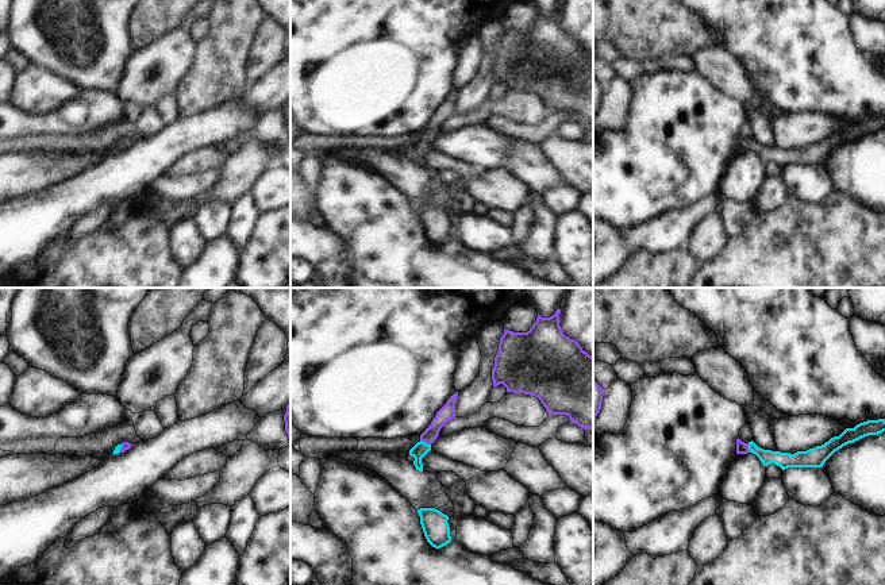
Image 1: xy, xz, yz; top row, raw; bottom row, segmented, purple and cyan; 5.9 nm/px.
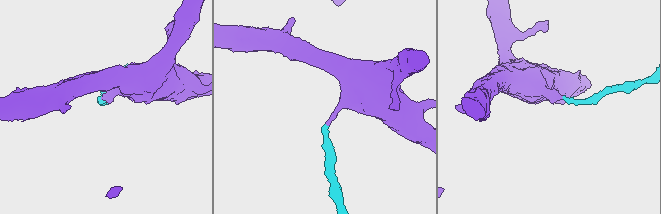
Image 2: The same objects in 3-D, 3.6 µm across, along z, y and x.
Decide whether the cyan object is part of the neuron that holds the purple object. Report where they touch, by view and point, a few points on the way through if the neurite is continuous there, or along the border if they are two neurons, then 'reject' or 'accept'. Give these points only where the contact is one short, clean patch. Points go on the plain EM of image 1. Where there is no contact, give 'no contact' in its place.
meets purple in xz at (426, 139); runs through xz (447, 110), (437, 120), (426, 139), (420, 146); accept

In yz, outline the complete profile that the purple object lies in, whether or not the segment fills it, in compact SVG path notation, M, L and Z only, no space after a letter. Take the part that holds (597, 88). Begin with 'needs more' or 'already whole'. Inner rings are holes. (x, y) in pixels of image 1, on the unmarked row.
already whole | M593 77L593 118L601 107L601 99L604 88L595 77Z

